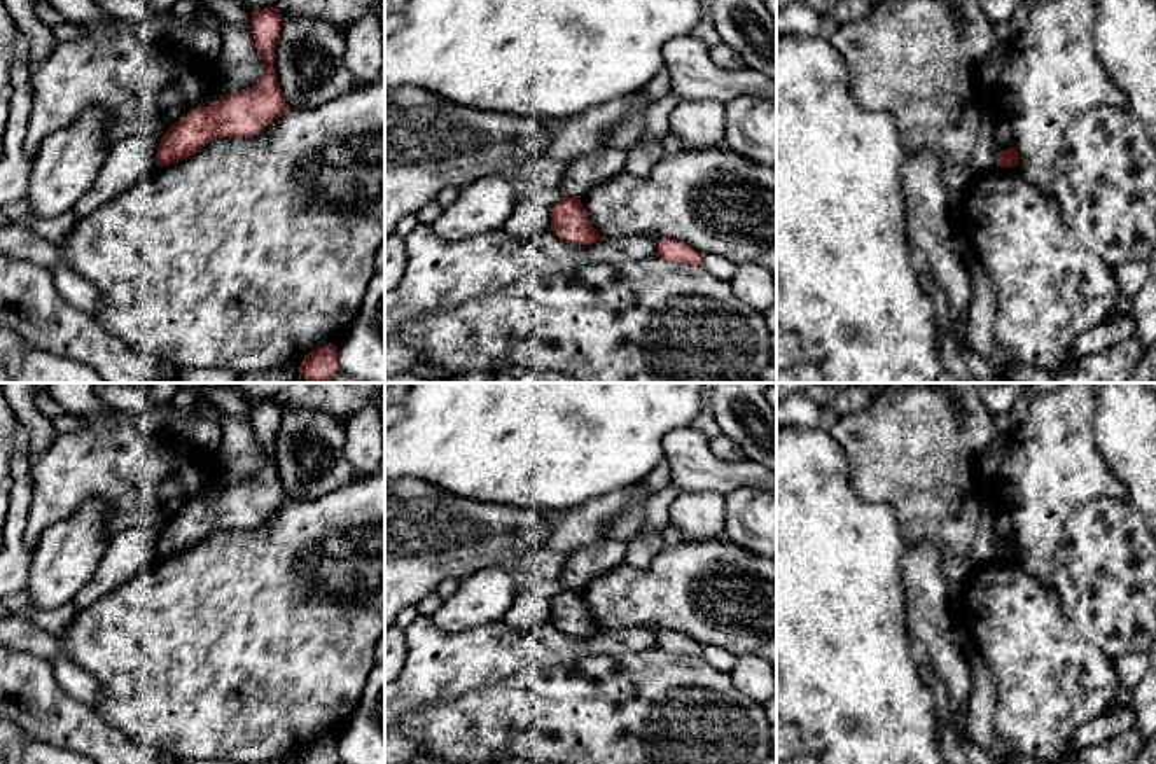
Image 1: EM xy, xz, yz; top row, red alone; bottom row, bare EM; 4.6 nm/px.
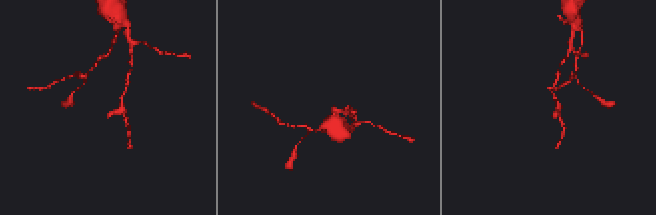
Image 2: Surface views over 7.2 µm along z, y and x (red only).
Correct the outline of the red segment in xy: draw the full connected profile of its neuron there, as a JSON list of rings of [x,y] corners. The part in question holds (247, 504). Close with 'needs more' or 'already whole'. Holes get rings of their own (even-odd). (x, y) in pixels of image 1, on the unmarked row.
[[[273,397],[252,404],[250,421],[266,455],[264,467],[254,479],[222,486],[210,498],[198,497],[173,514],[159,531],[156,558],[187,551],[219,528],[254,526],[289,502],[273,458],[282,413]]]; already whole

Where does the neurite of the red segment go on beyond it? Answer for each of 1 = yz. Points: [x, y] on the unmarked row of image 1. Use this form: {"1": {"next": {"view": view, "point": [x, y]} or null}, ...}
{"1": {"next": null}}

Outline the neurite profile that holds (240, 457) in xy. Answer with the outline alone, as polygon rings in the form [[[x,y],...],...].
[[[222,414],[220,448],[217,456],[219,481],[224,486],[236,486],[254,479],[266,463],[266,455],[255,439],[252,421]]]

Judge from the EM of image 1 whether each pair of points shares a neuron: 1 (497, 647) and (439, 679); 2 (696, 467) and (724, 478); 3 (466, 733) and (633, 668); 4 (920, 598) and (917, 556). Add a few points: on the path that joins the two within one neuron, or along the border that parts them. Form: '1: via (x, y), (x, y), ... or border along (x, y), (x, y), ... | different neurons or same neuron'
1: via (483, 654), (453, 665) | same neuron
2: via (703, 471), (717, 476) | same neuron
3: via (508, 719), (536, 714), (588, 714), (591, 710) | same neuron
4: via (920, 588), (920, 567) | same neuron

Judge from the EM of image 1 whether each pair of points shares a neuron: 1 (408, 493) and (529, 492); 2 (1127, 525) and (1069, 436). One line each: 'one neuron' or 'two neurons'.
1: two neurons
2: two neurons

